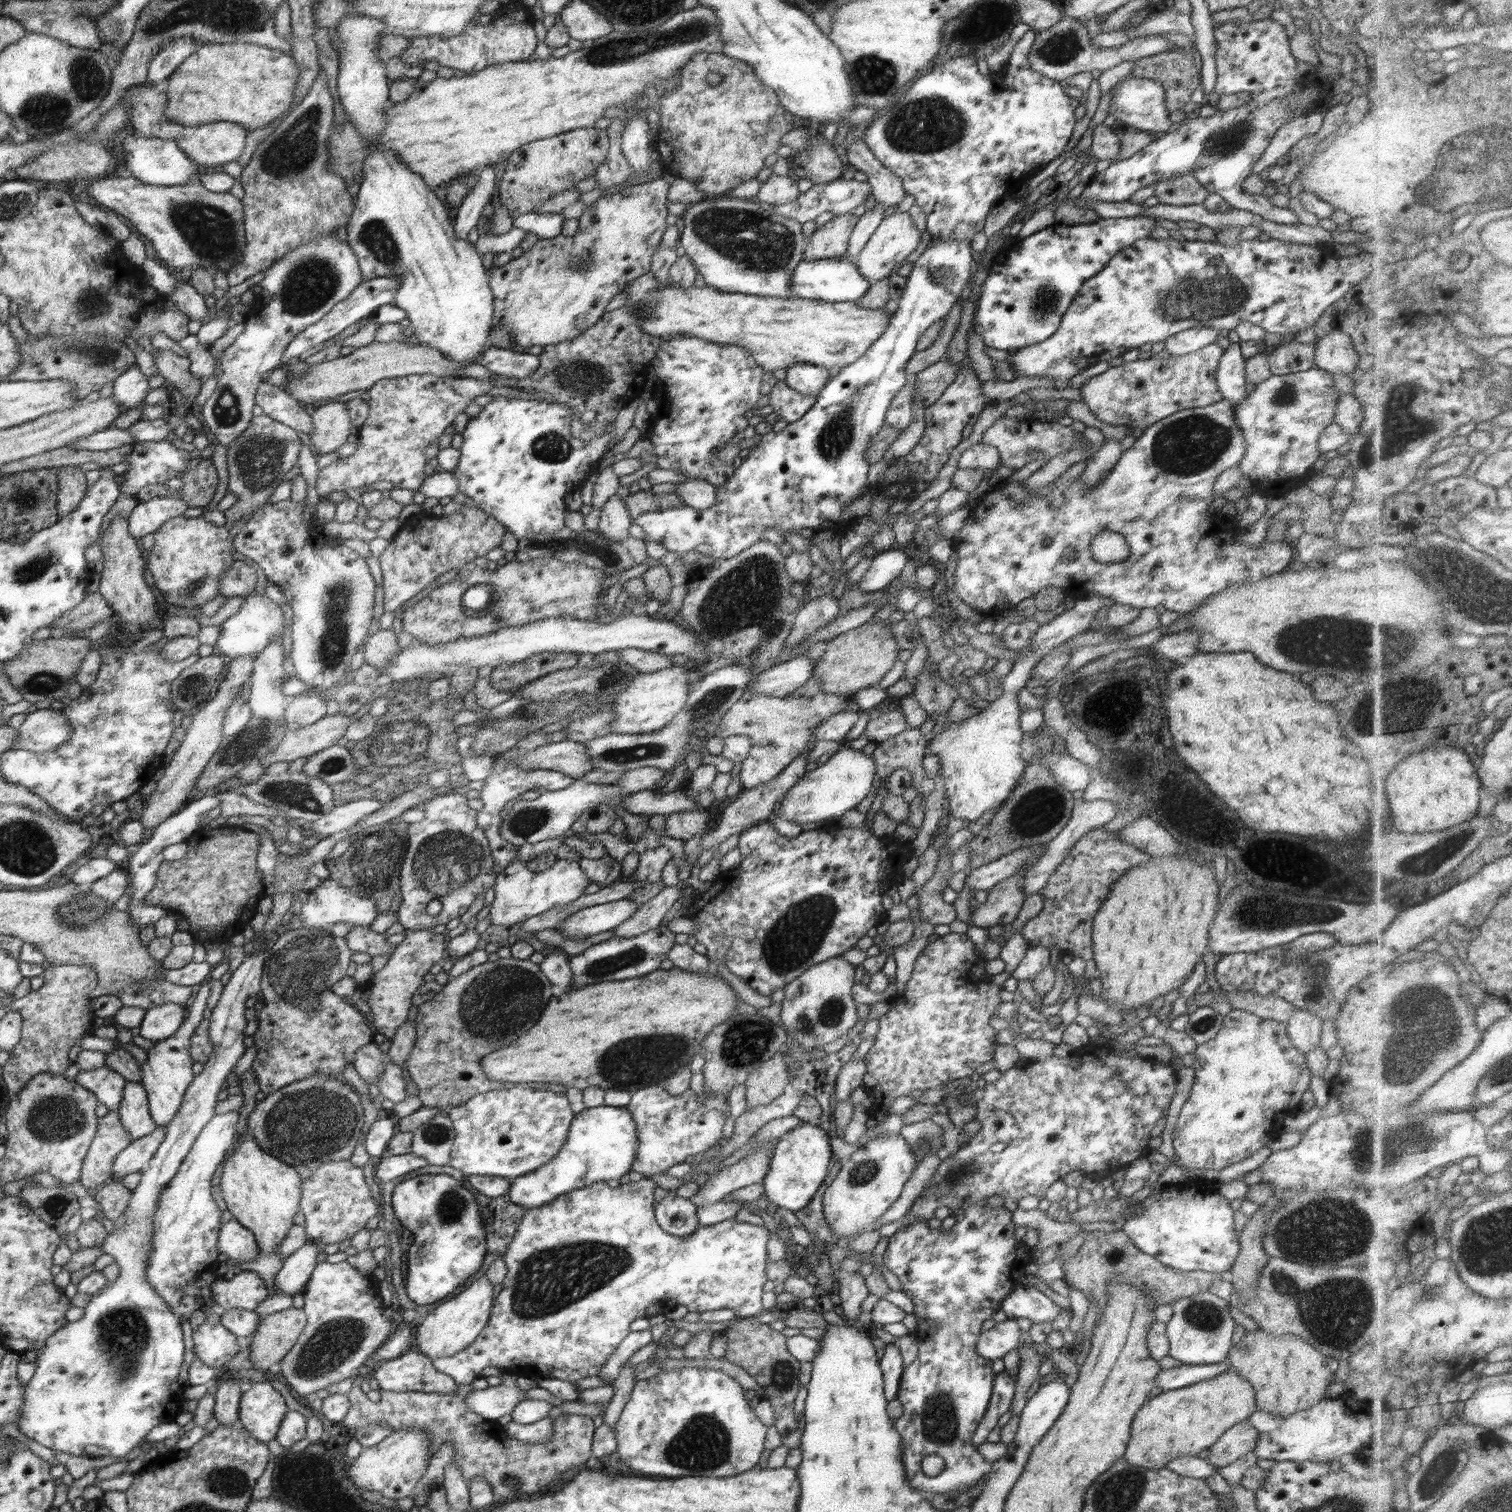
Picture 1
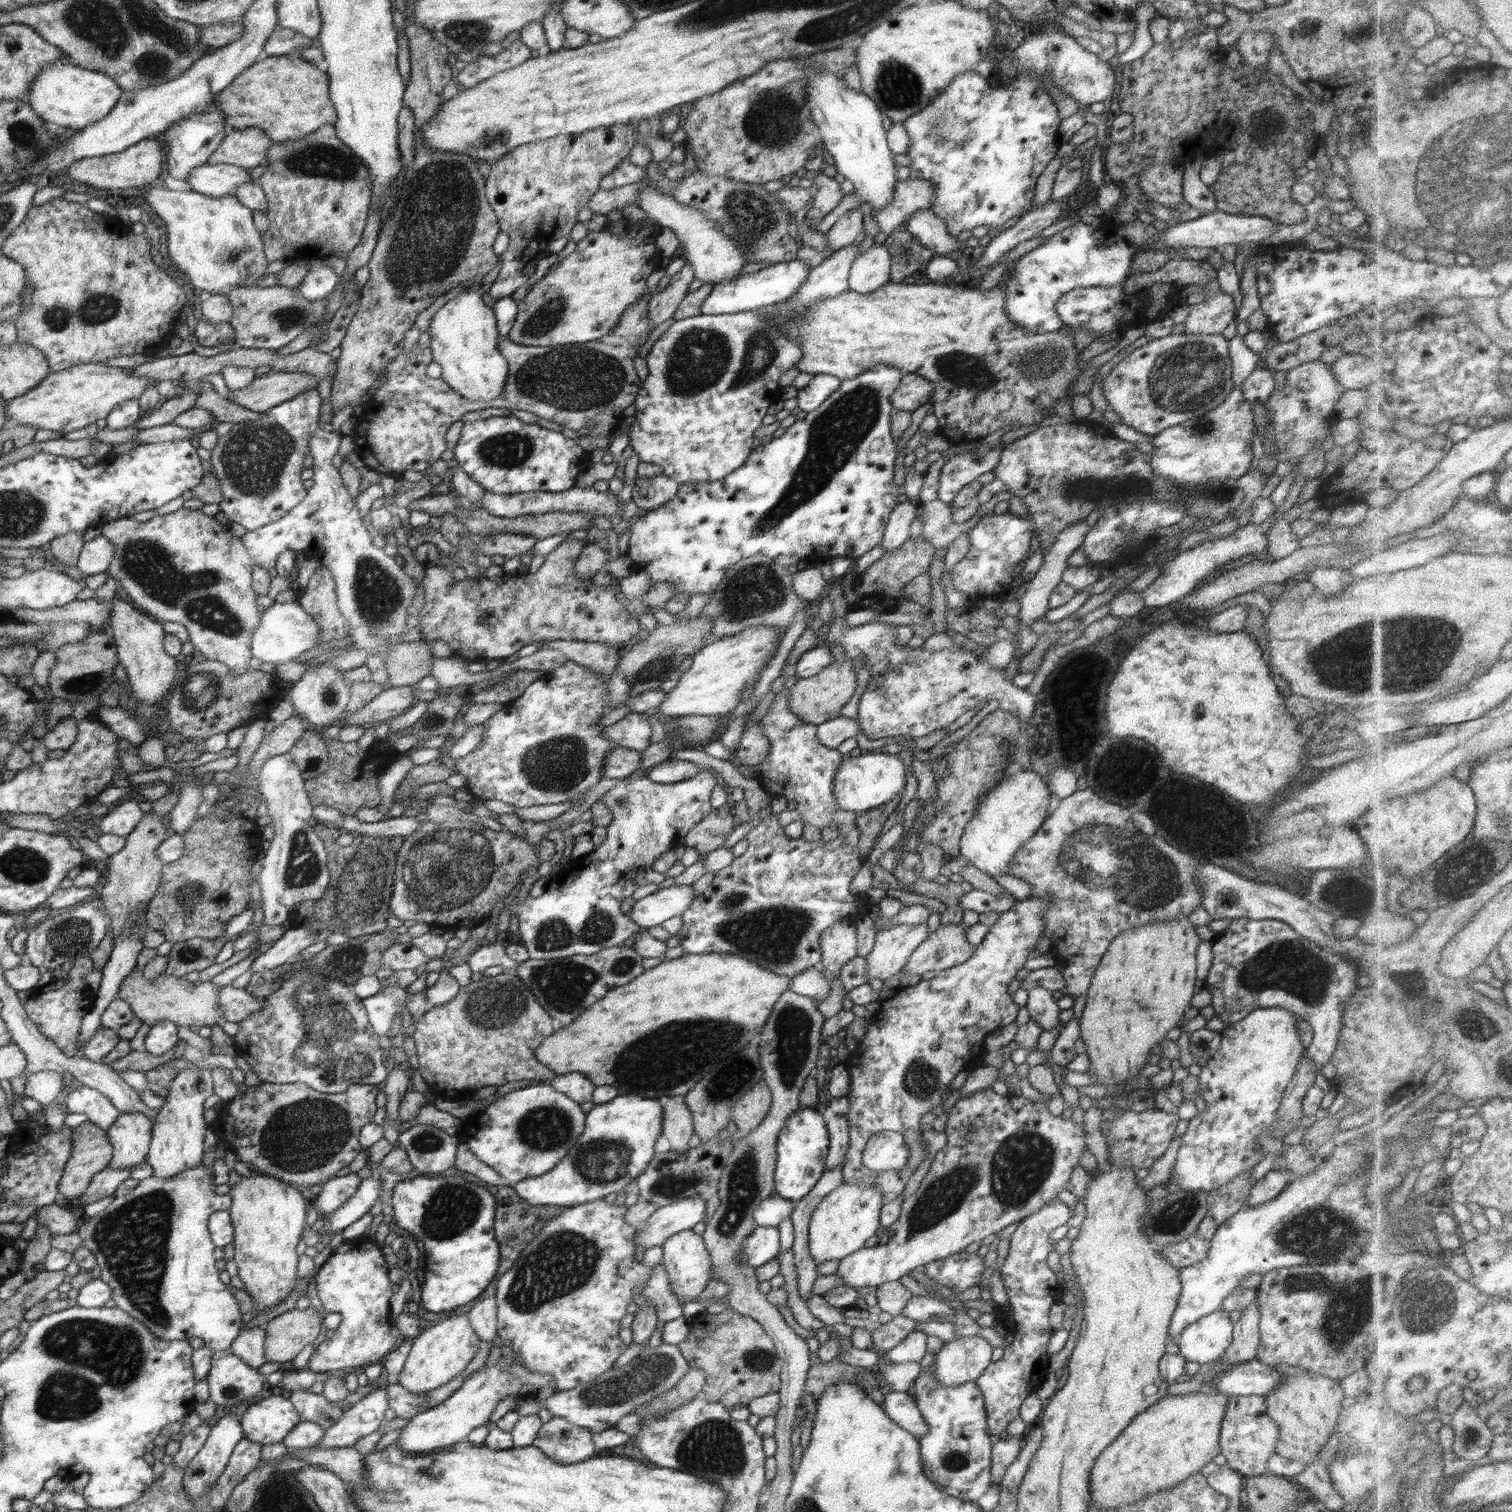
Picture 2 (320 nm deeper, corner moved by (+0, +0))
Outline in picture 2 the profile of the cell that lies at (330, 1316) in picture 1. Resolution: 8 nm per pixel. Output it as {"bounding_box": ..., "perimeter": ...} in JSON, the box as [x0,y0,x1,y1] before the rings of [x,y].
{"bounding_box":[309,1235,396,1372],"perimeter":[[[366,1235],[344,1240],[315,1276],[317,1295],[324,1310],[337,1312],[342,1321],[332,1338],[322,1342],[309,1359],[310,1370],[314,1372],[343,1371],[357,1367],[360,1370],[372,1363],[381,1362],[396,1346],[396,1338],[390,1334],[390,1310],[388,1302],[394,1294],[388,1268],[382,1250],[370,1242]]]}

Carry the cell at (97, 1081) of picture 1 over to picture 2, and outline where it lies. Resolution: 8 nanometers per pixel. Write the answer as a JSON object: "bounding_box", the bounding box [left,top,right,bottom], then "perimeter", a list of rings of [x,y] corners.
{"bounding_box":[65,1085,121,1131],"perimeter":[[[83,1085],[70,1092],[65,1105],[68,1113],[86,1114],[88,1122],[106,1131],[112,1128],[114,1121],[121,1116],[120,1110],[108,1097],[98,1090]]]}

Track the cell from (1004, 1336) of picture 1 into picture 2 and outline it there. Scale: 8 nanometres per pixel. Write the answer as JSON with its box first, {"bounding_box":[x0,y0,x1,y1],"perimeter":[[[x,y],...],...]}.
{"bounding_box":[934,1335,993,1386],"perimeter":[[[978,1335],[944,1342],[935,1354],[934,1376],[942,1386],[960,1386],[975,1381],[990,1366],[993,1346]]]}

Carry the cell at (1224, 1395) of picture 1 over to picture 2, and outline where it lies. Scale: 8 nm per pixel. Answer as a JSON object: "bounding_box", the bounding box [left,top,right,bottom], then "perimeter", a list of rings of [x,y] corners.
{"bounding_box":[1090,1391,1230,1508],"perimeter":[[[1200,1391],[1198,1393],[1189,1393],[1188,1395],[1166,1395],[1164,1398],[1161,1398],[1156,1404],[1147,1408],[1141,1414],[1138,1414],[1138,1417],[1134,1418],[1134,1421],[1096,1458],[1096,1464],[1094,1468],[1090,1471],[1090,1506],[1092,1508],[1118,1508],[1120,1504],[1130,1504],[1146,1497],[1152,1497],[1152,1495],[1162,1491],[1174,1488],[1174,1486],[1185,1482],[1192,1474],[1200,1473],[1204,1466],[1213,1462],[1214,1457],[1220,1454],[1219,1446],[1219,1433],[1221,1422],[1226,1414],[1226,1403],[1229,1401],[1230,1396],[1218,1392],[1204,1392]]]}

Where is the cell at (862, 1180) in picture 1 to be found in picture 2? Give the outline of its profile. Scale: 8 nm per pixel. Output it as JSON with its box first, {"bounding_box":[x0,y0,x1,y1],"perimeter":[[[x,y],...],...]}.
{"bounding_box":[808,1182,881,1264],"perimeter":[[[856,1182],[837,1183],[837,1187],[821,1200],[813,1212],[808,1227],[808,1246],[811,1257],[820,1264],[828,1260],[842,1260],[849,1254],[864,1248],[866,1240],[880,1227],[881,1188],[874,1184]]]}

